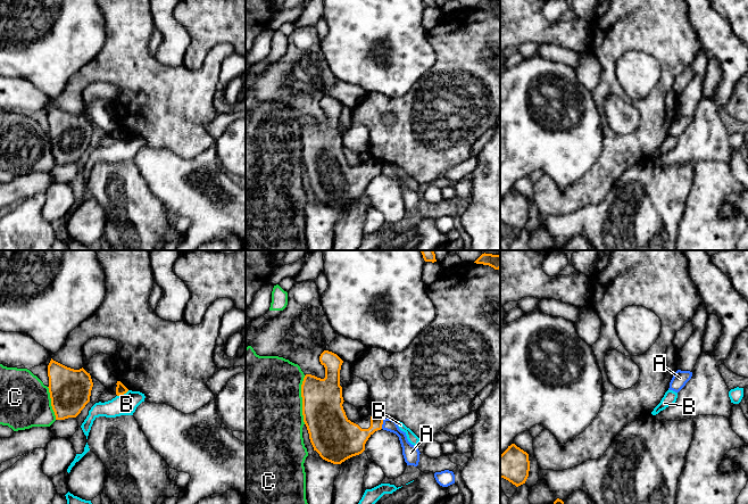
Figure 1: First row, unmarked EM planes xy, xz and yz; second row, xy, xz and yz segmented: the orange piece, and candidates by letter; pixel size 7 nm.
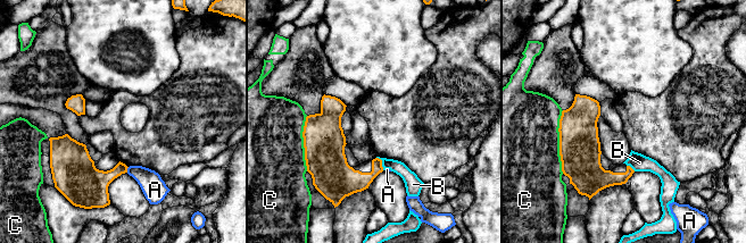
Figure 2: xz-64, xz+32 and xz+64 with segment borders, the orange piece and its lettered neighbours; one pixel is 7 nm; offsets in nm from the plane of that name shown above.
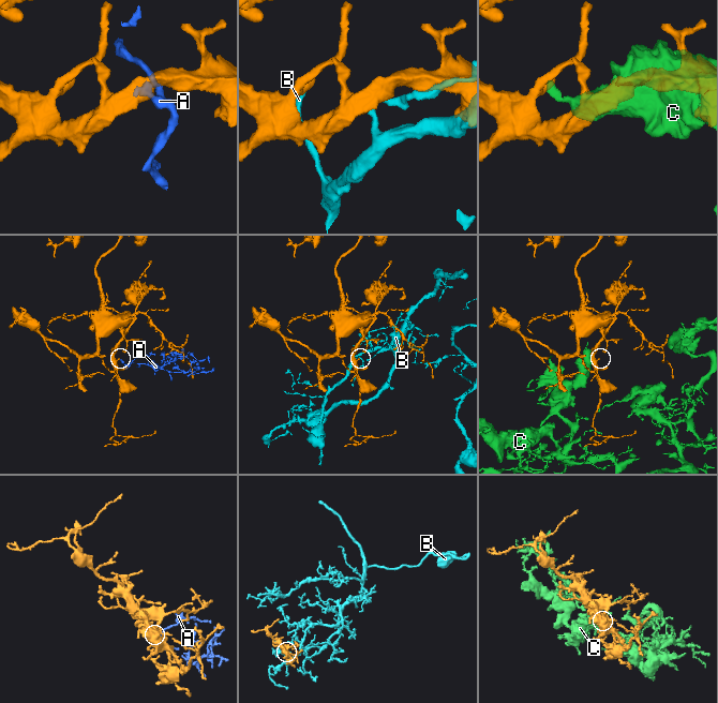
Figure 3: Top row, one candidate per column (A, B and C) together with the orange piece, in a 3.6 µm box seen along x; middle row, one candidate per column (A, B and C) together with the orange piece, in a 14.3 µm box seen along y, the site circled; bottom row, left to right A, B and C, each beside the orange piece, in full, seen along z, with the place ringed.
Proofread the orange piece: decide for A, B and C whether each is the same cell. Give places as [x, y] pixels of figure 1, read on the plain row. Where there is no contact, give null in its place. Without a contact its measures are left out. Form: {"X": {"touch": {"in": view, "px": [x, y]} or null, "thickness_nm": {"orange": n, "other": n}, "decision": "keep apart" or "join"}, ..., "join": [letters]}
{"A": {"touch": {"in": "xz", "px": [382, 168]}, "thickness_nm": {"orange": 220, "other": 90}, "decision": "keep apart"}, "B": {"touch": {"in": "xy", "px": [123, 139]}, "thickness_nm": {"orange": 80, "other": 150}, "decision": "keep apart"}, "C": {"touch": {"in": "xz", "px": [302, 145]}, "thickness_nm": {"orange": 300, "other": 480}, "decision": "keep apart"}, "join": []}

